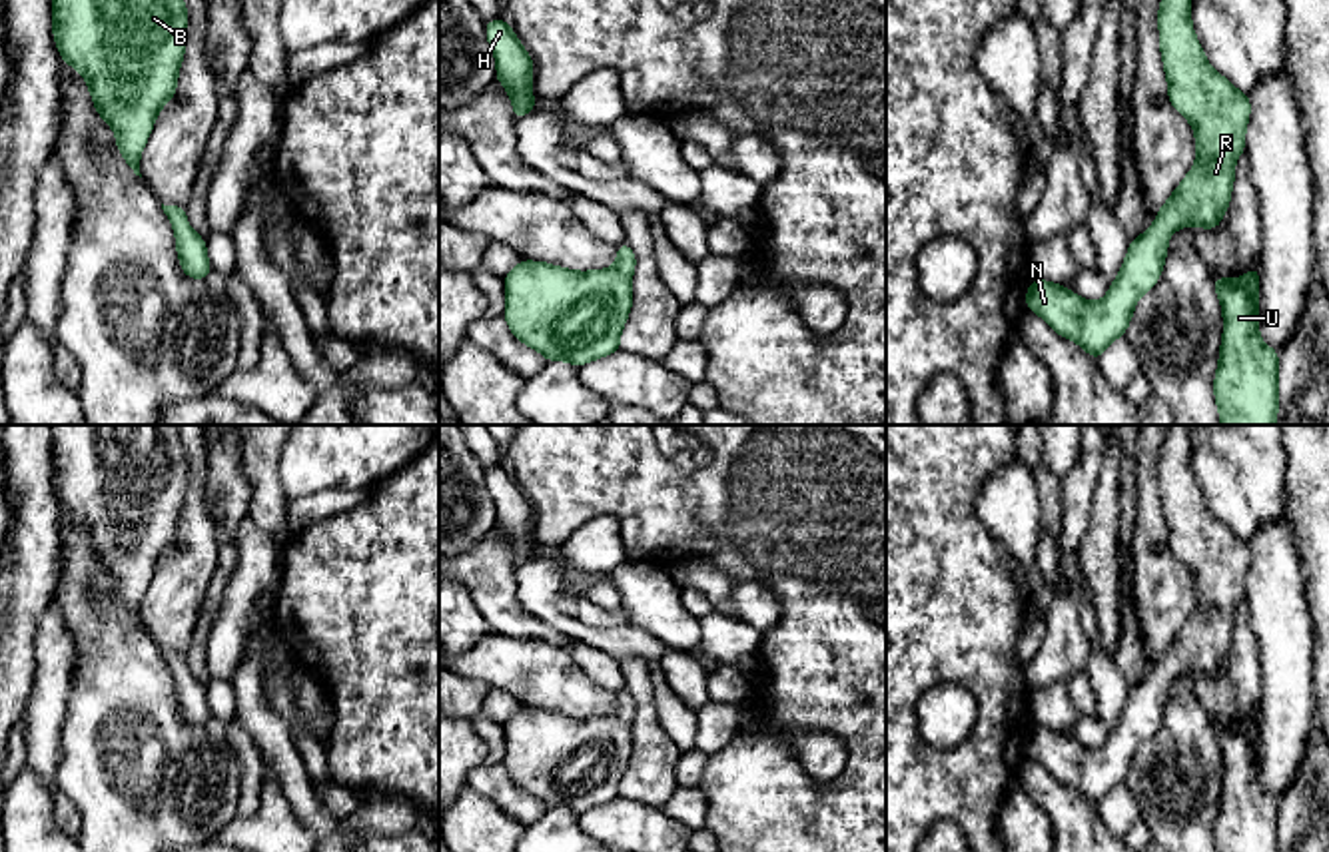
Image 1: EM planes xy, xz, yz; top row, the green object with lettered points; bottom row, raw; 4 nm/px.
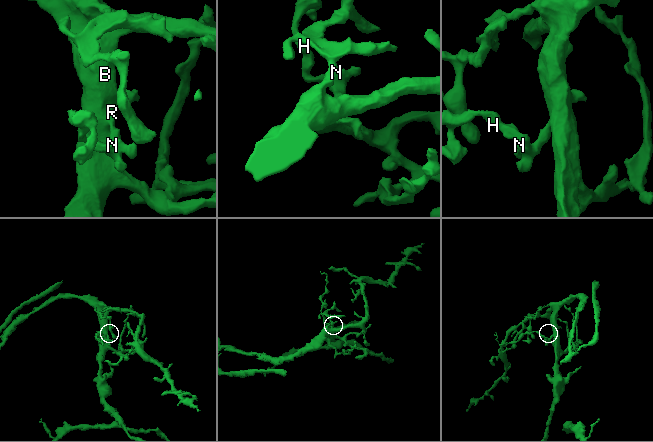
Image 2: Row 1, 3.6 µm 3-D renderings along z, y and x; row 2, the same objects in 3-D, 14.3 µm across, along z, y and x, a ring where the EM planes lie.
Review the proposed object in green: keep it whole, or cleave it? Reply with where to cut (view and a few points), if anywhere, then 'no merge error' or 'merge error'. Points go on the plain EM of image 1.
no cut; no merge error

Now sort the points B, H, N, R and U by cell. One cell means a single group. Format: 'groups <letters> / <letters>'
groups B H N R U

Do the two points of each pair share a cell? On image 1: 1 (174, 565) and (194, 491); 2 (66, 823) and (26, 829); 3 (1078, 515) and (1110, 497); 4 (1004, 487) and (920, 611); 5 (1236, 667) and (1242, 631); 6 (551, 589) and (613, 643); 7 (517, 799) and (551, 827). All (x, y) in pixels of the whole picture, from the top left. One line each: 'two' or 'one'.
1: one
2: two
3: two
4: two
5: one
6: one
7: two

